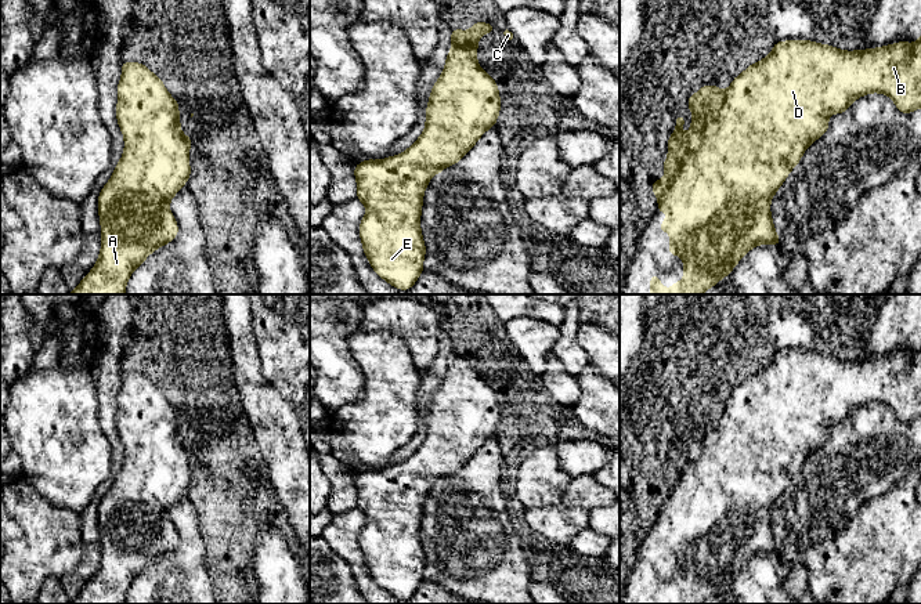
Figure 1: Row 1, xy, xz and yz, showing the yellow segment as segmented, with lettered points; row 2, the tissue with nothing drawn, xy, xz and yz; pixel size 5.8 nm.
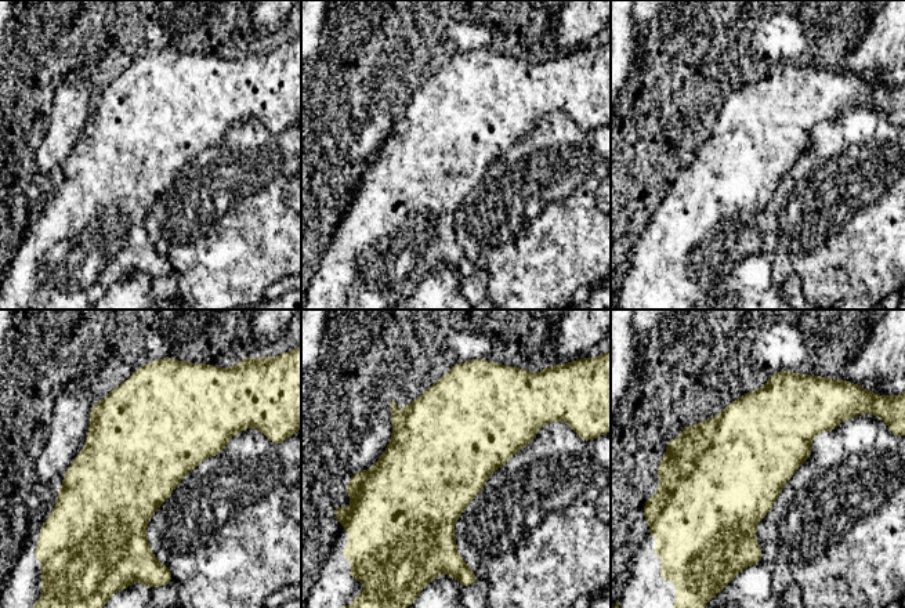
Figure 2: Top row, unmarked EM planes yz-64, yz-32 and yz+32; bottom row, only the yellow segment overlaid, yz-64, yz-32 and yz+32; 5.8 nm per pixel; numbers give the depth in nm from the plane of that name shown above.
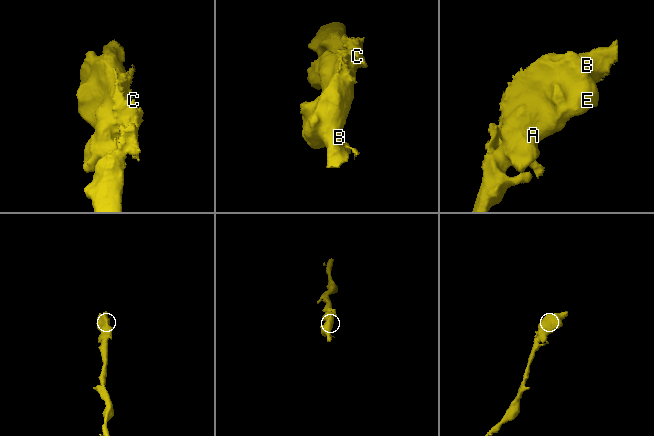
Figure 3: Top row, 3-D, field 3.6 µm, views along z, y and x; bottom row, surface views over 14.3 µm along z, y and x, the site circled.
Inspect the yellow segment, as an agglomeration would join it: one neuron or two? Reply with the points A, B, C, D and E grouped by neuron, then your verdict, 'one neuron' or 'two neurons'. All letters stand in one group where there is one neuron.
groups A B C D E; one neuron

